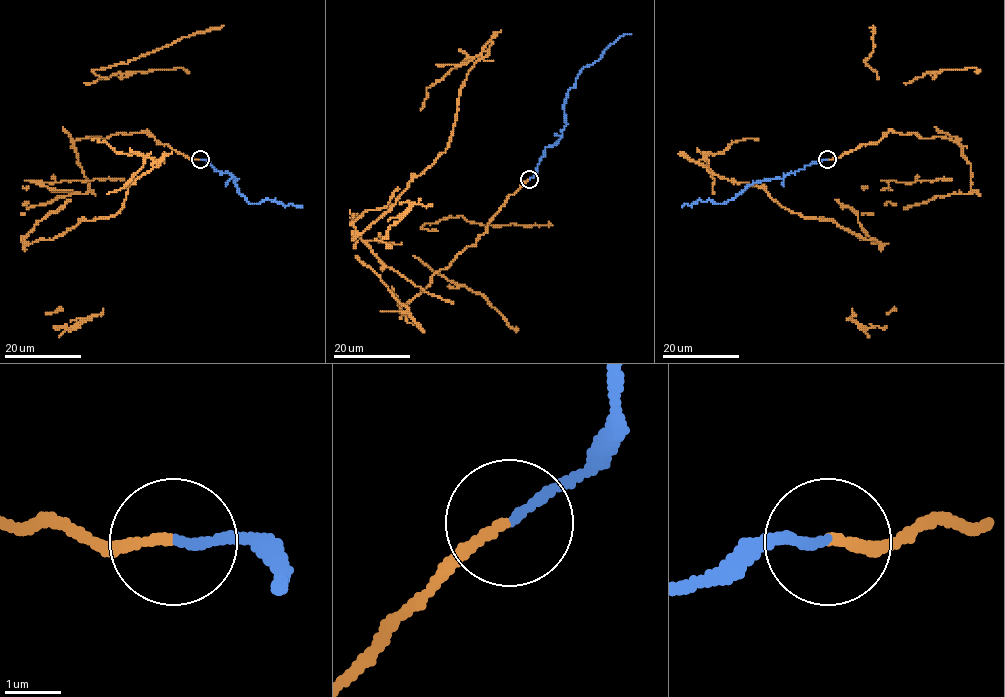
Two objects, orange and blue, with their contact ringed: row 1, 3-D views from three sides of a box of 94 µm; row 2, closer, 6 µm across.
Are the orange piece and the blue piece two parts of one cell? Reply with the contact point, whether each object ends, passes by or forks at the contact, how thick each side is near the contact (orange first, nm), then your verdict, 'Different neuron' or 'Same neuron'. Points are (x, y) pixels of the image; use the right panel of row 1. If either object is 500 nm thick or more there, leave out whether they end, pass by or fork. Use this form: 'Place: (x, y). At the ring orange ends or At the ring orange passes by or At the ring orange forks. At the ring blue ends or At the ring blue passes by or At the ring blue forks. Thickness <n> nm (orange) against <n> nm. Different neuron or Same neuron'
Place: (827, 159). At the ring orange ends. At the ring blue ends. Thickness 170 nm (orange) against 150 nm. Different neuron

